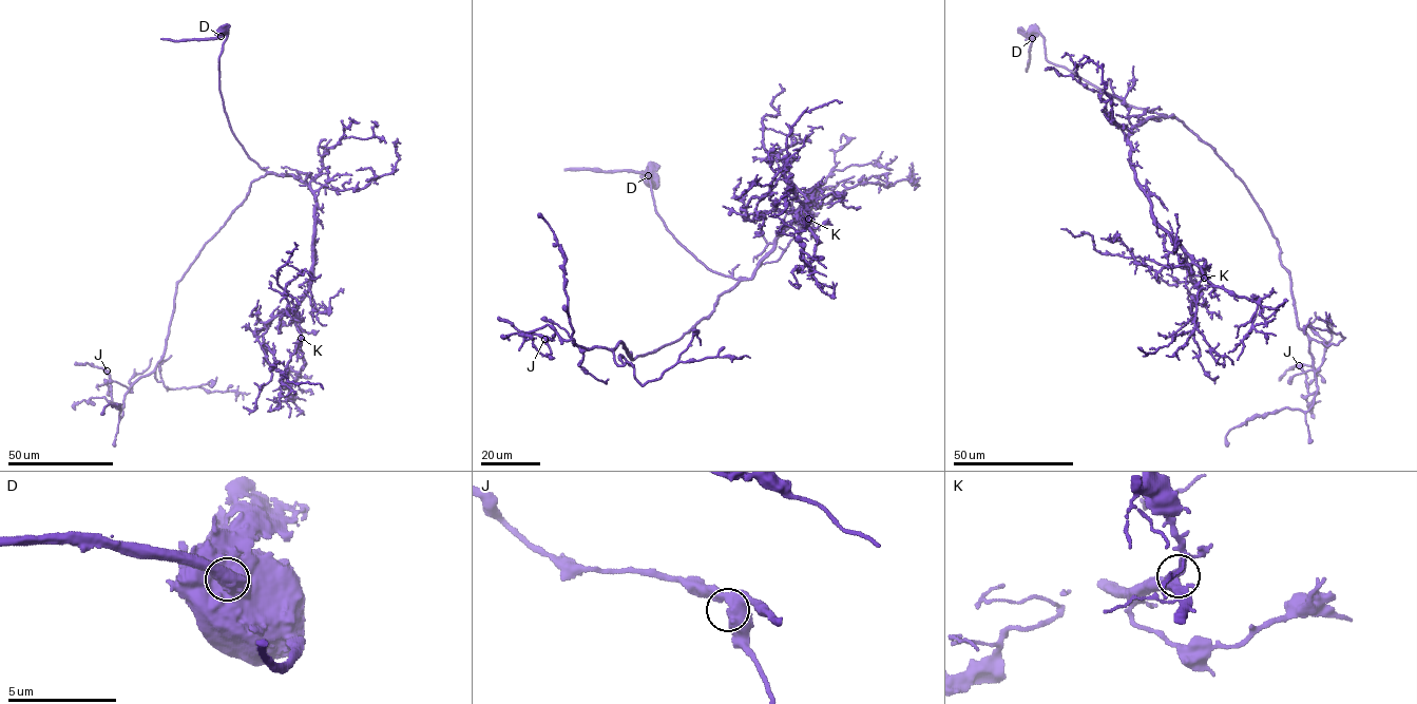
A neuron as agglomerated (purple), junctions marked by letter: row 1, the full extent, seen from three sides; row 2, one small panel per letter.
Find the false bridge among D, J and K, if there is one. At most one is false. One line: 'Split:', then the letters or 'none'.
Split: D

